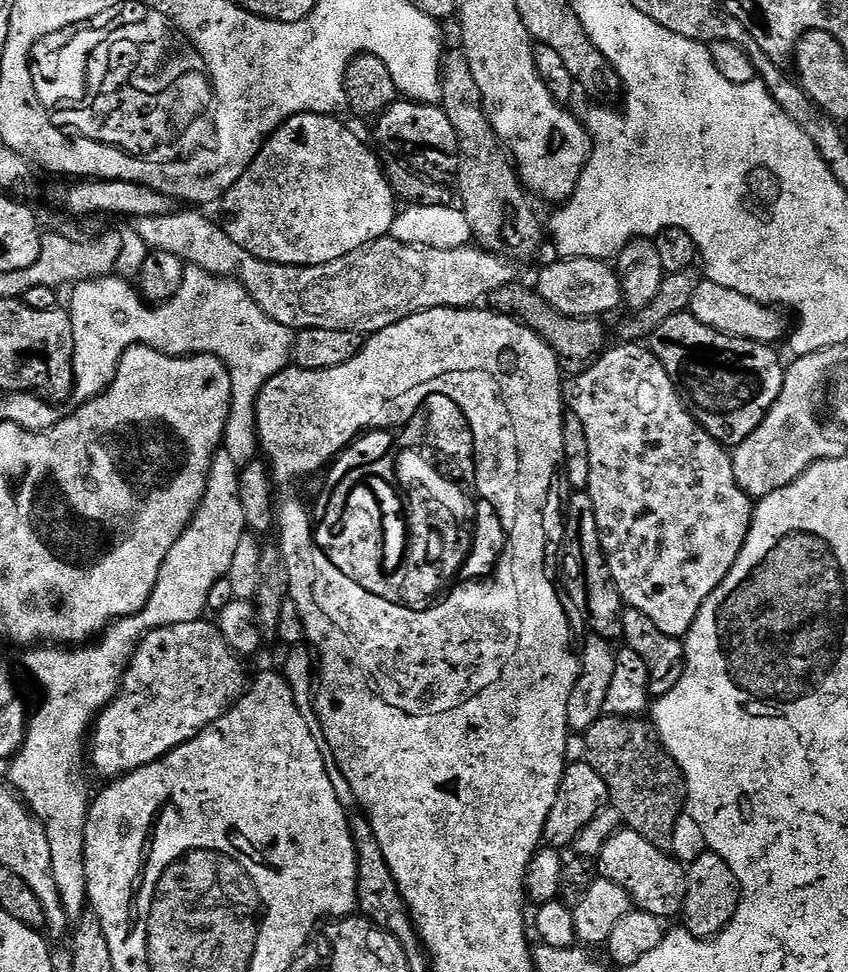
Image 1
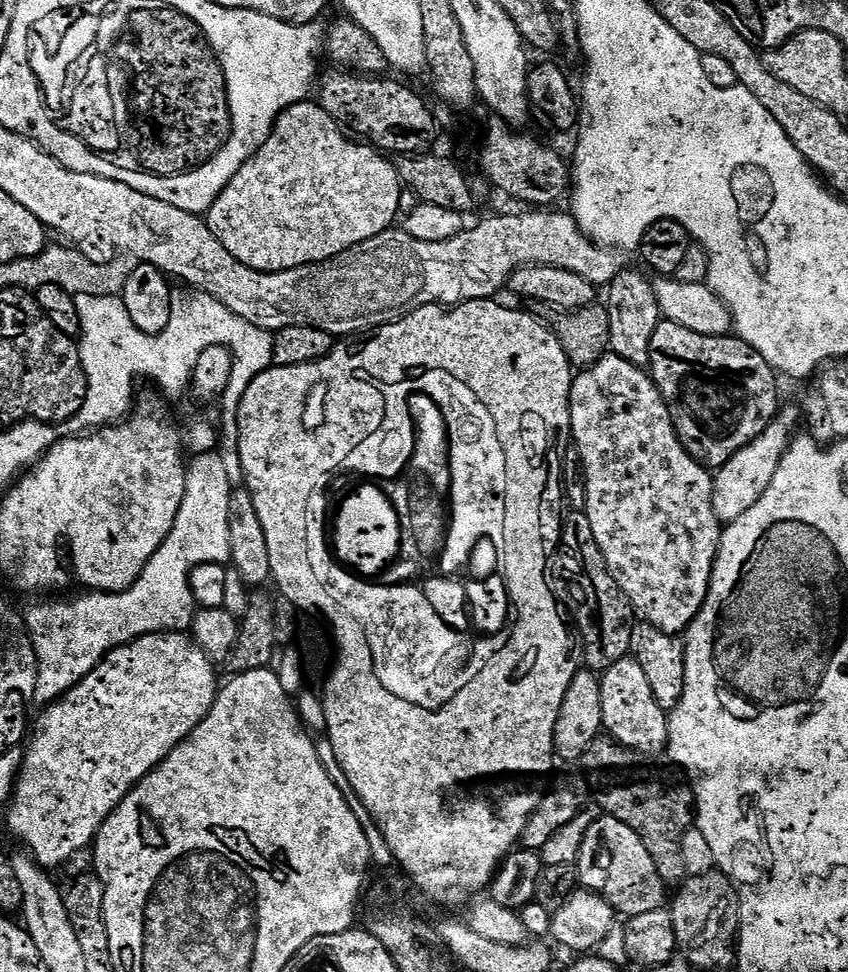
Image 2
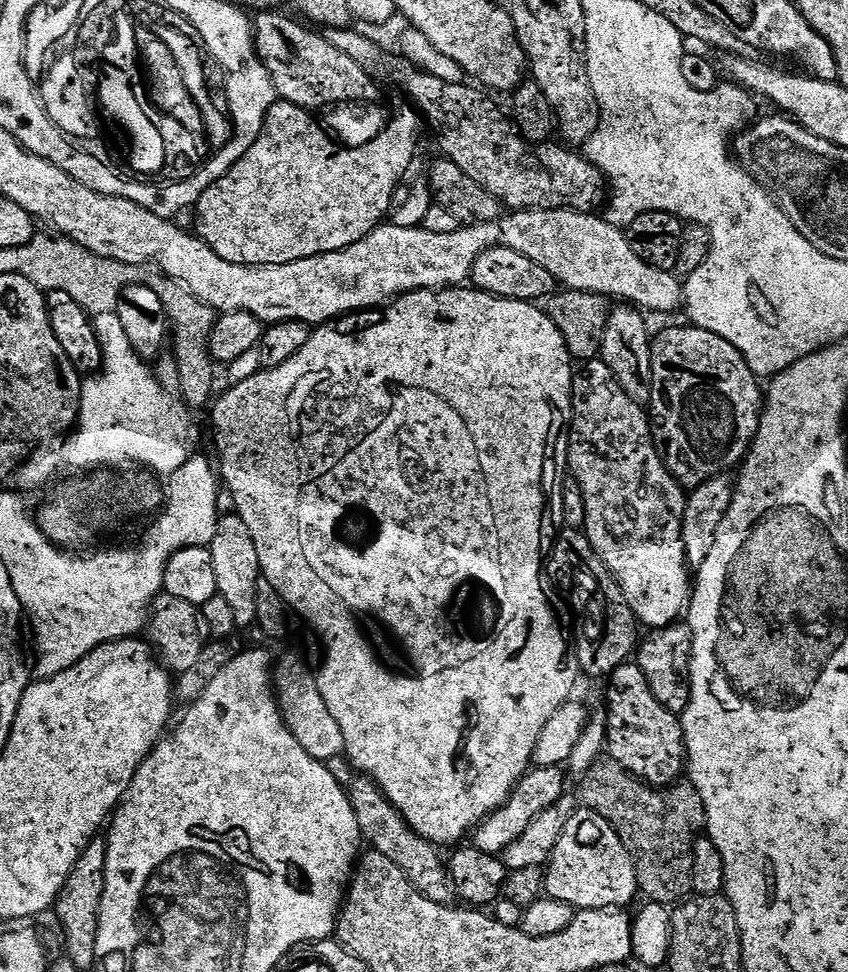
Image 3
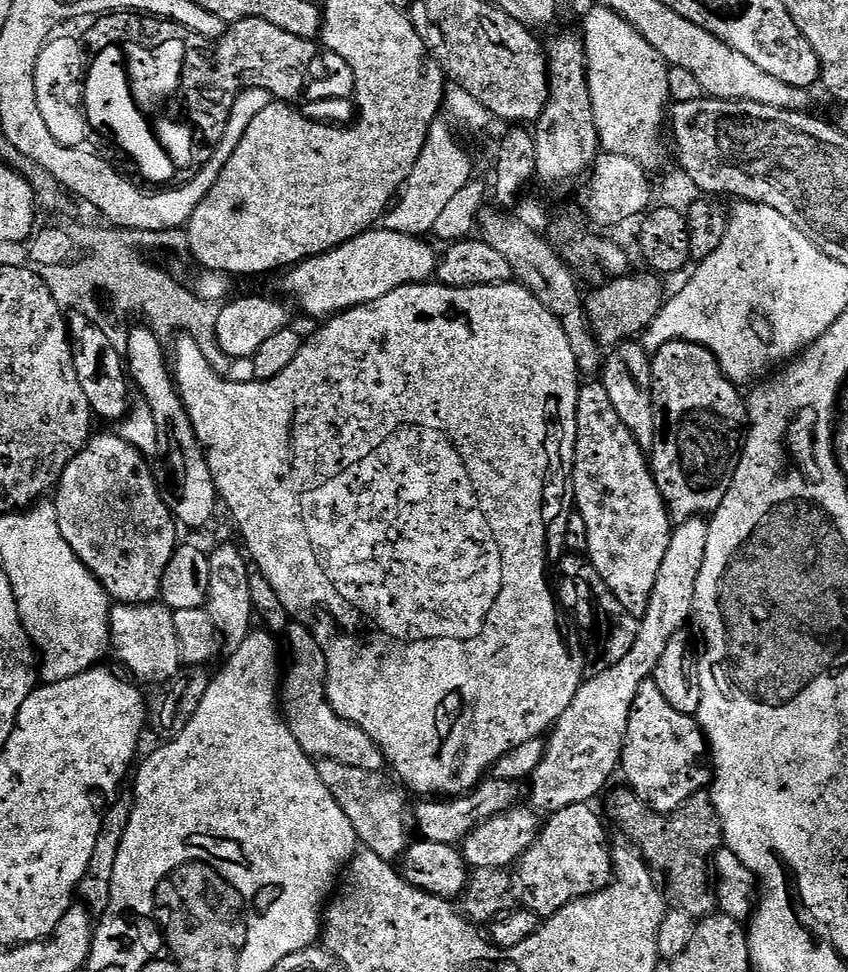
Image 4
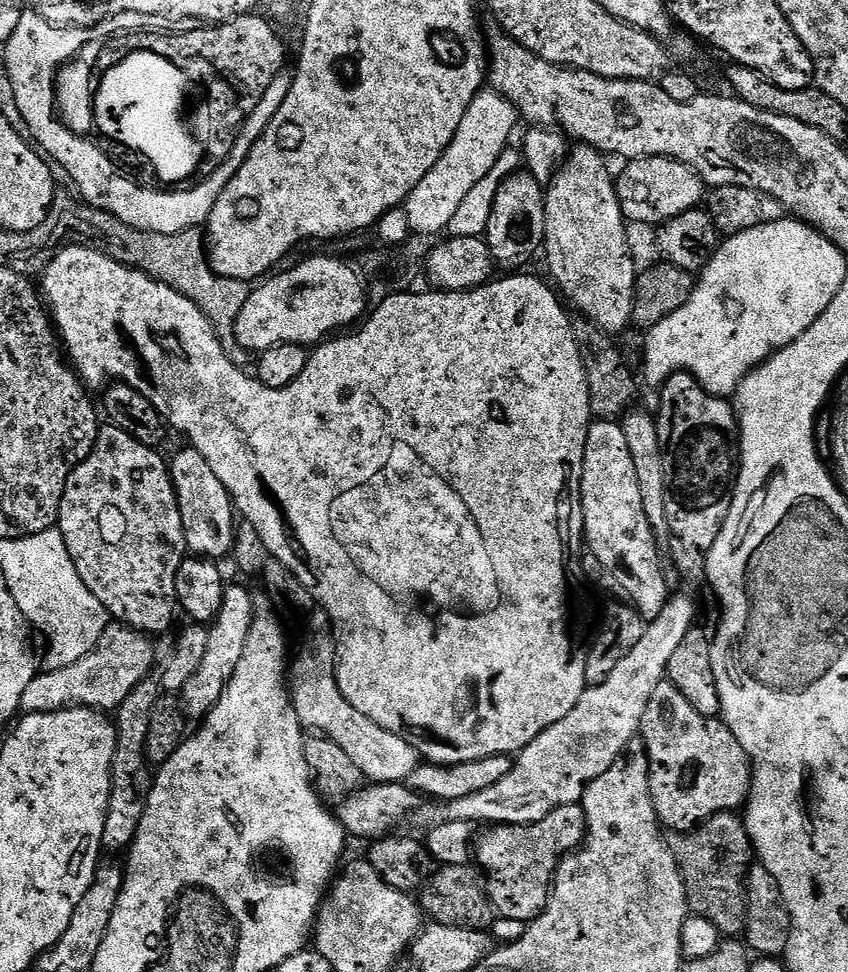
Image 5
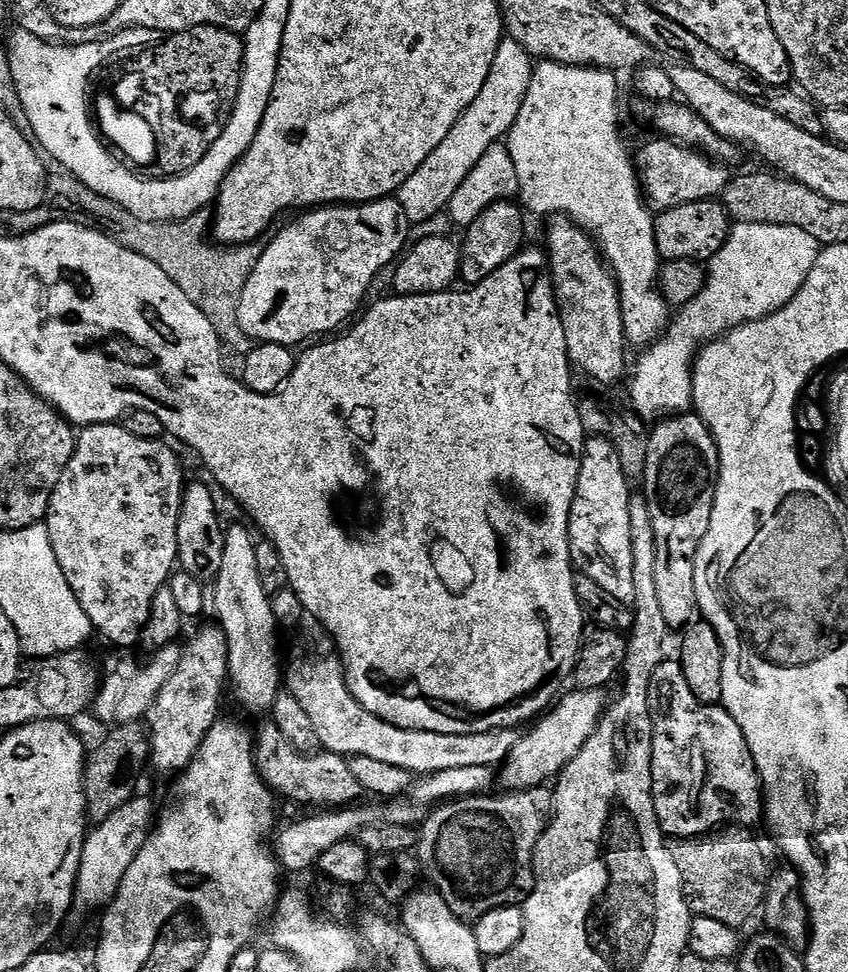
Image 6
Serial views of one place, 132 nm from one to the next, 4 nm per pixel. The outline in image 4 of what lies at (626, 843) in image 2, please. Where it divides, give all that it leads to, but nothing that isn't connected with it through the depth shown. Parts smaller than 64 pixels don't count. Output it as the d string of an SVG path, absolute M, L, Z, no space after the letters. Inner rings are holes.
M591 803L570 805L553 811L547 817L535 844L538 850L530 854L530 862L538 862L538 874L518 876L523 891L532 899L531 911L547 918L572 900L581 896L593 896L607 888L614 879L613 845L608 845L608 832ZM549 818L549 820L548 820Z

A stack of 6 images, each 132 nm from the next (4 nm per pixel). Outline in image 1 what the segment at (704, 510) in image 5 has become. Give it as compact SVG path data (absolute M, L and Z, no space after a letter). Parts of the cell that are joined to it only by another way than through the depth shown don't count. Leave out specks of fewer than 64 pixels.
M688 310L674 314L654 330L650 347L658 362L666 366L666 374L670 374L681 402L687 406L696 423L704 427L706 434L725 446L735 446L750 438L782 390L786 368L783 363L780 365L780 356L775 352L775 347L710 330L710 326L702 326L702 322L698 322L698 318L694 318Z

